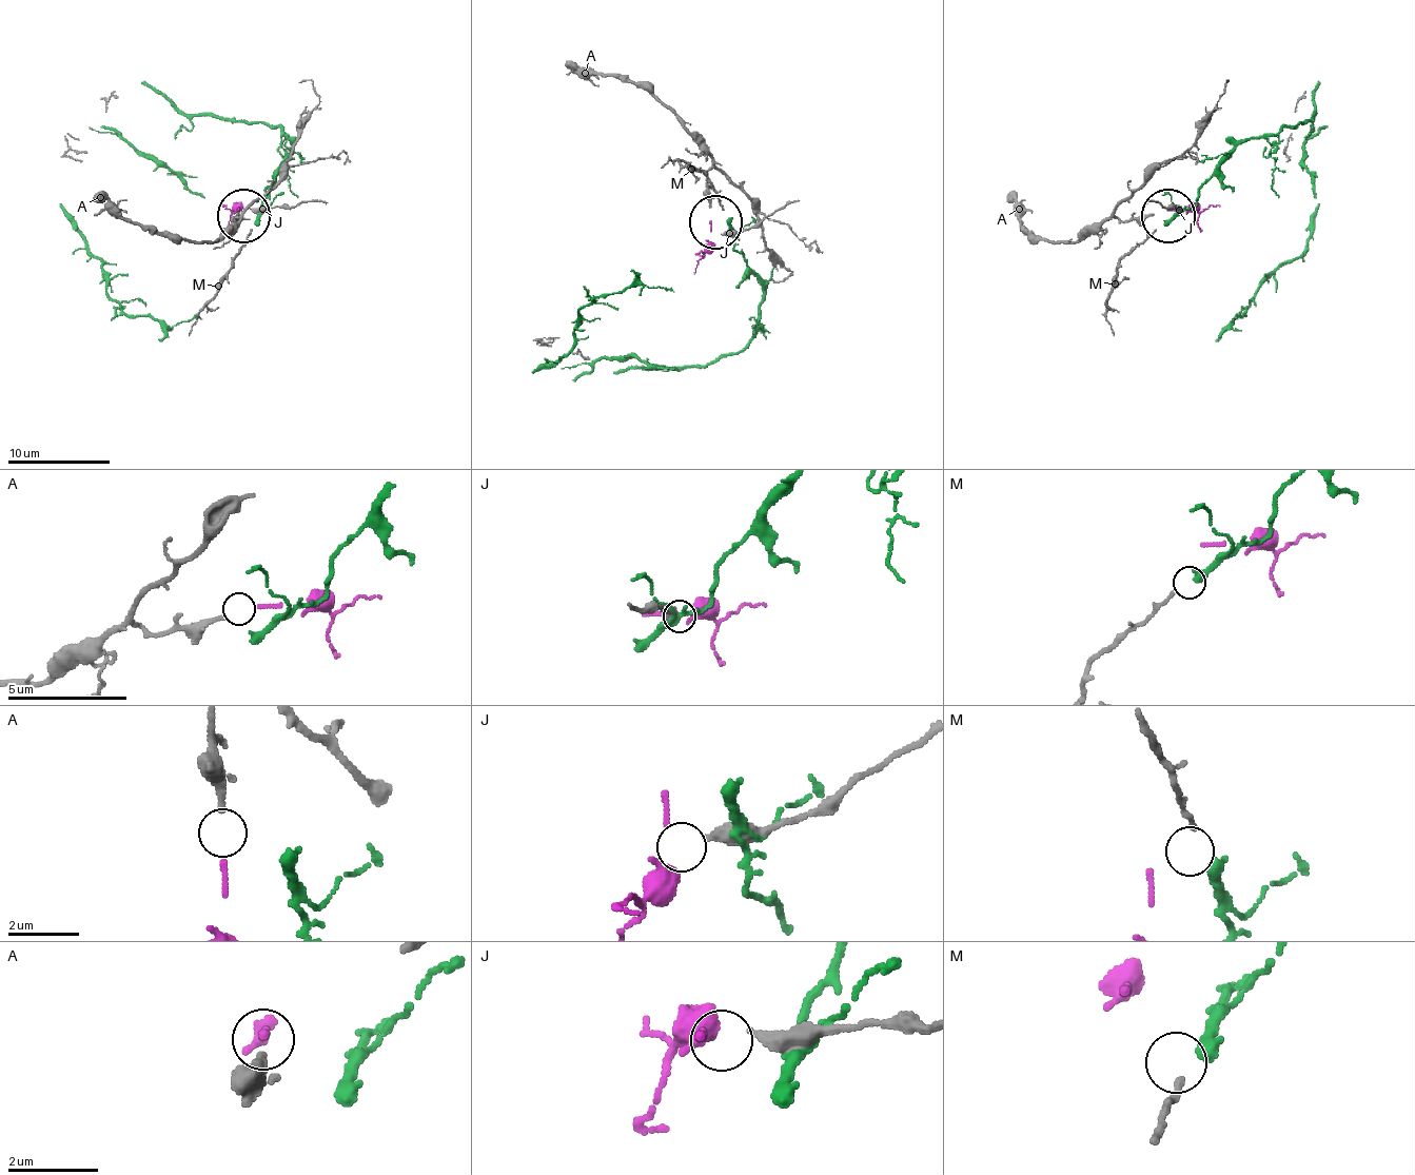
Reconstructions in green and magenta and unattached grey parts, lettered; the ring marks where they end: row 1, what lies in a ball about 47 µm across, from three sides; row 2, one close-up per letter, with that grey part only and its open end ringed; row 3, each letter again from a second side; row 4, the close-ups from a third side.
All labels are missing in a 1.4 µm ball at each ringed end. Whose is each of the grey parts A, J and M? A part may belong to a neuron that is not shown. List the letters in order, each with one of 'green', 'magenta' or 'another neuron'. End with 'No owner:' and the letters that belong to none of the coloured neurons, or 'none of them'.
A: magenta
J: another neuron
M: green
No owner: J

